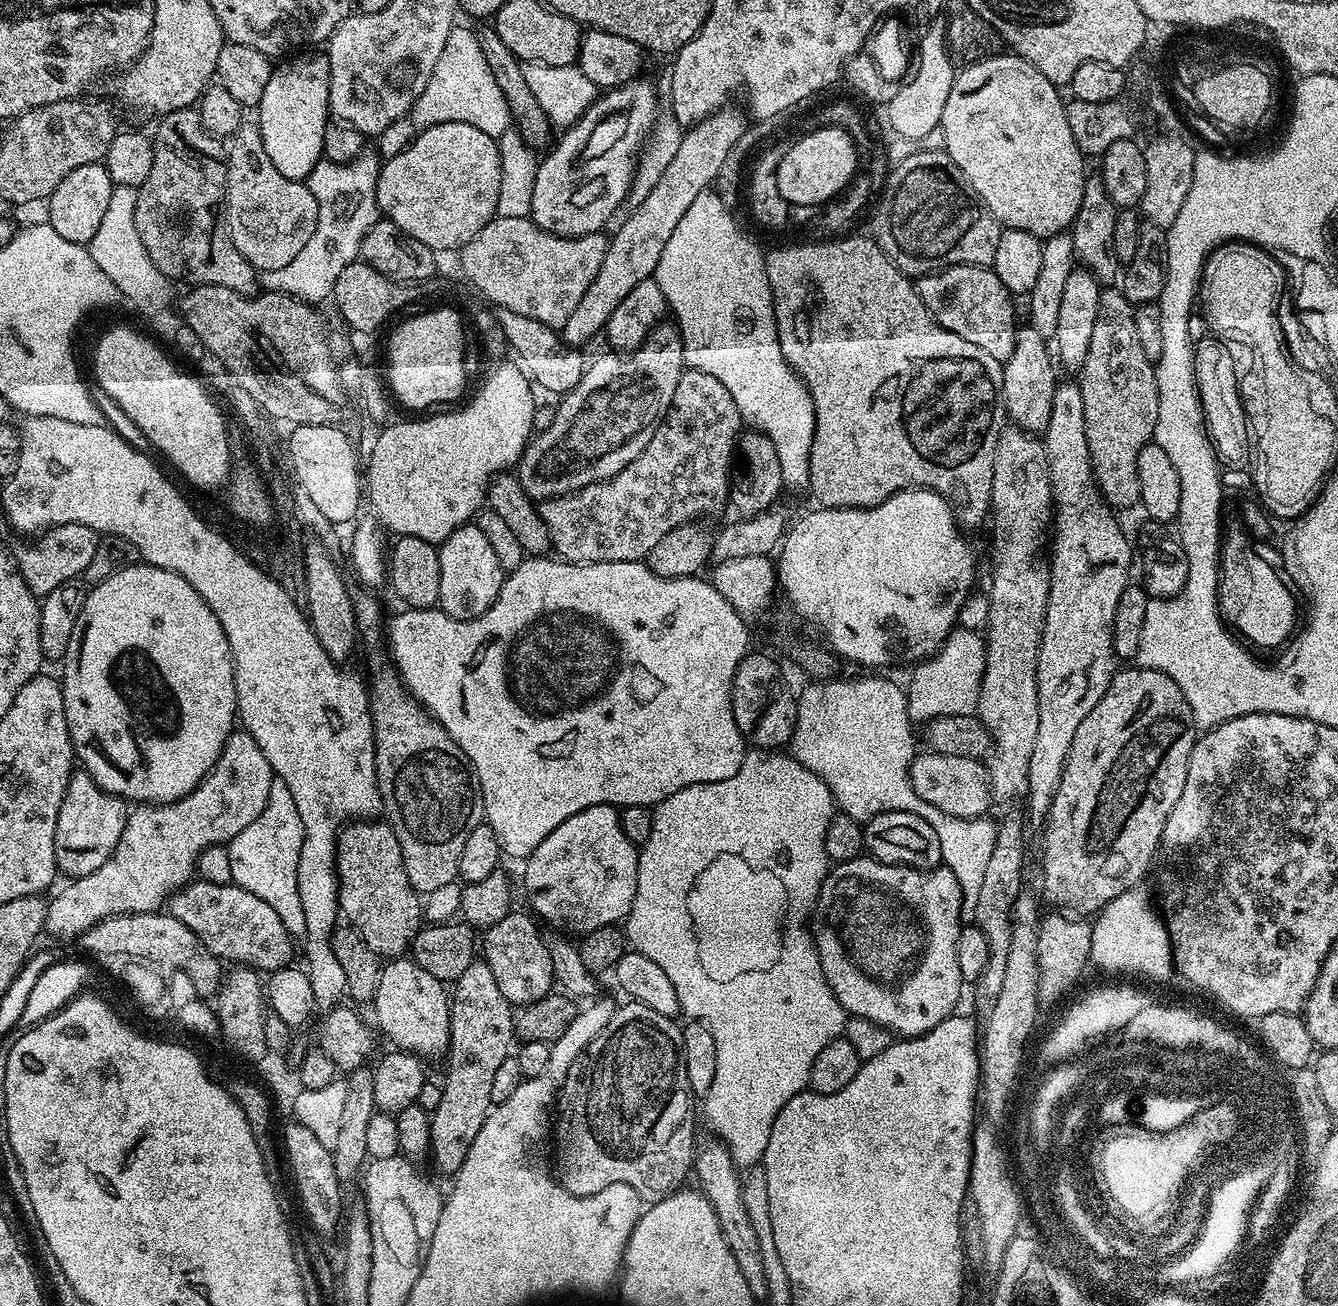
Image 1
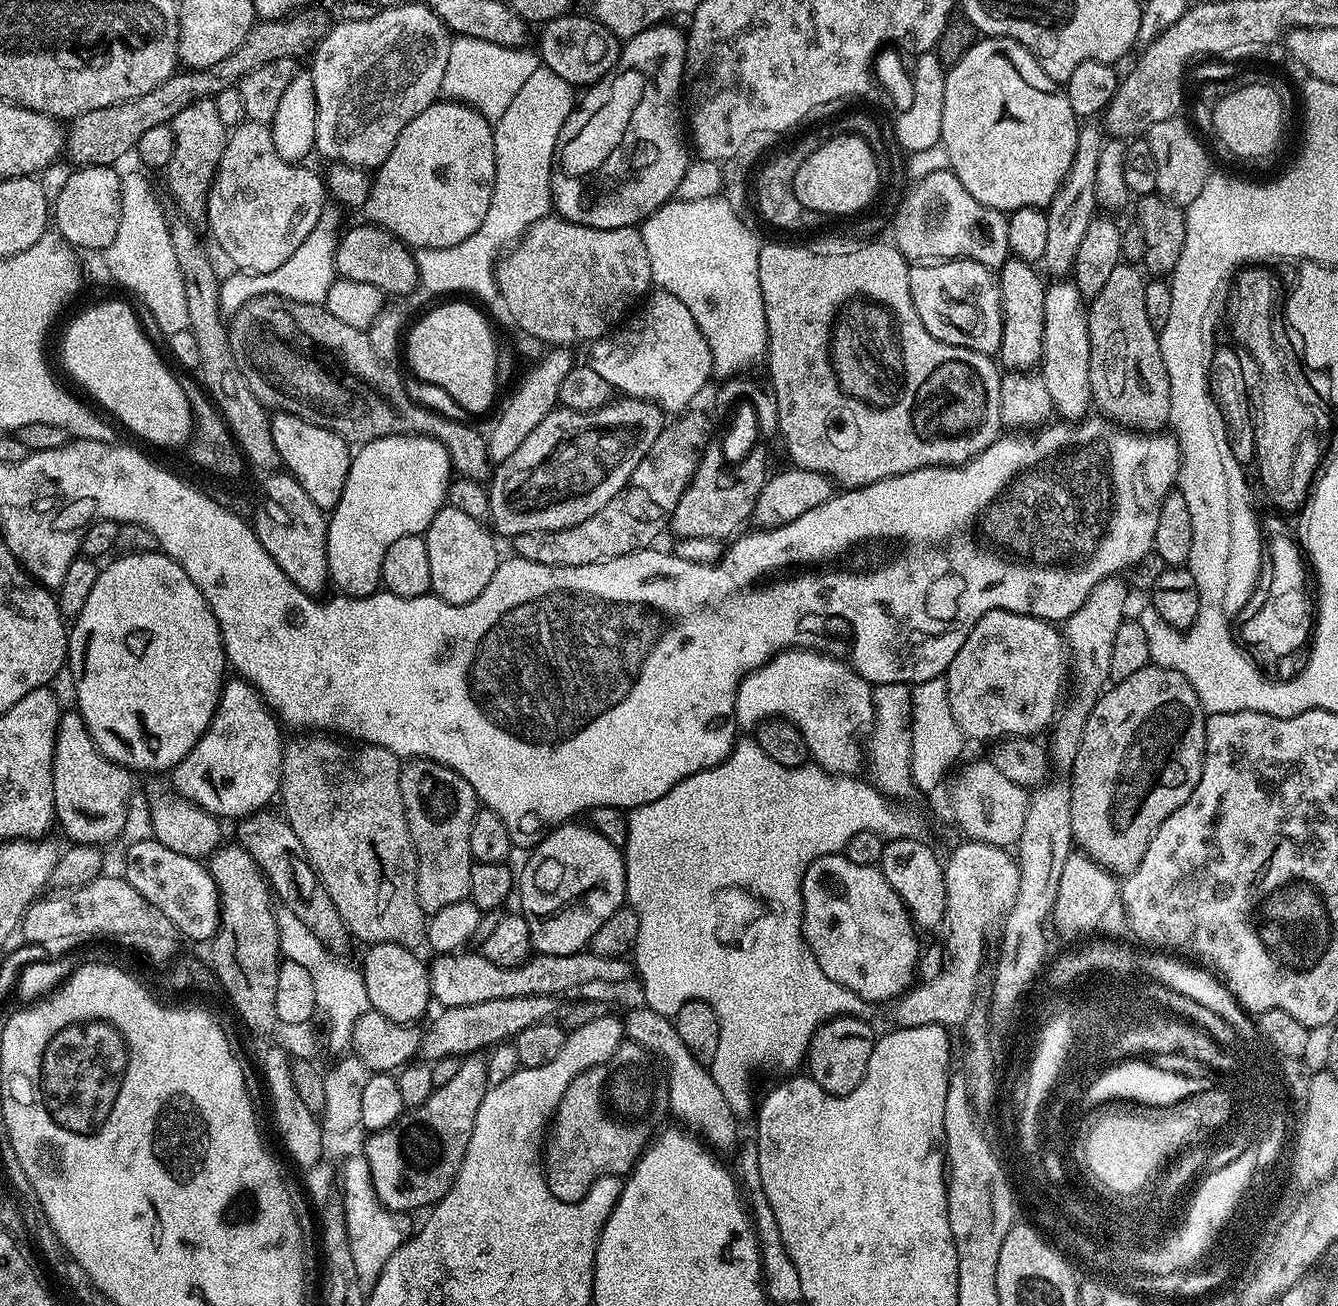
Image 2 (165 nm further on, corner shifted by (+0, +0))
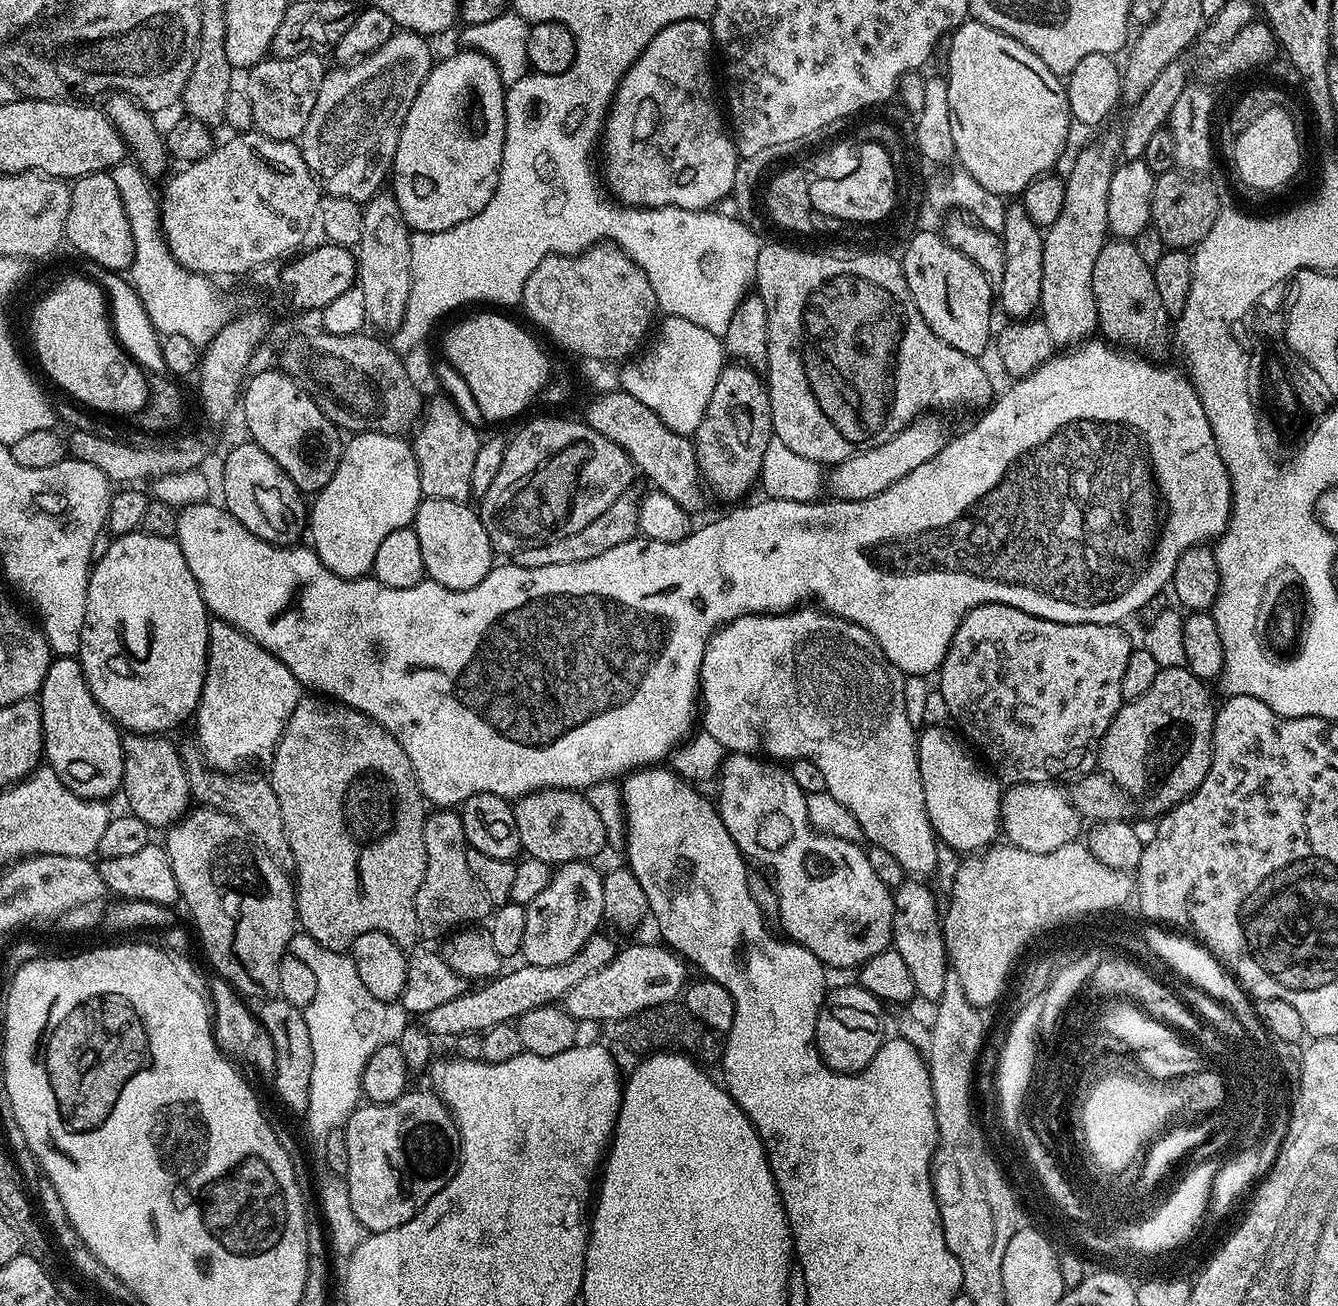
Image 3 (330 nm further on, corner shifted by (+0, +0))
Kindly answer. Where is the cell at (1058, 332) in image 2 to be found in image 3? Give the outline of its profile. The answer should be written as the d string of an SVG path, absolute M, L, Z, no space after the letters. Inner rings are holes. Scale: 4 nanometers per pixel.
M1104 132L1077 154L1064 180L1066 202L1062 202L1062 214L1058 214L1054 226L1044 232L1042 294L1038 312L1050 332L1053 345L1075 346L1097 331L1092 275L1094 262L1109 235L1106 194L1110 192L1110 178L1116 169L1119 152L1120 136Z

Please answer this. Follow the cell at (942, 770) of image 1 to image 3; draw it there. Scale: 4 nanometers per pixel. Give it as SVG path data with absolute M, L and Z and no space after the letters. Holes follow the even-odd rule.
M1055 783L1014 784L1003 789L1000 797L1000 826L1009 845L1031 853L1045 852L1080 835L1082 817L1068 801L1065 791Z

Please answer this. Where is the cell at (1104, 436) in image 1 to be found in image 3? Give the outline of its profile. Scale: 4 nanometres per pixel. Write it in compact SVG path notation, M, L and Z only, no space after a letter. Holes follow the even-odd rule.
M1109 239L1098 254L1094 262L1092 275L1092 289L1096 299L1096 322L1098 332L1107 343L1131 350L1145 357L1155 357L1155 352L1164 348L1164 343L1170 340L1170 317L1166 306L1162 306L1162 298L1158 295L1158 288L1154 286L1152 265L1142 262L1135 243L1130 240Z

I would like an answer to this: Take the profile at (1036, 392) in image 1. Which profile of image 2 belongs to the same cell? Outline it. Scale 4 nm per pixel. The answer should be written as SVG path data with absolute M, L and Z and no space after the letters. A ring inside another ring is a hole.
M1015 258L1008 259L998 269L1000 312L1004 315L998 360L1008 370L1032 370L1040 362L1042 330L1046 314L1046 294L1044 293L1046 280L1039 271L1036 273L1036 270L1033 265Z

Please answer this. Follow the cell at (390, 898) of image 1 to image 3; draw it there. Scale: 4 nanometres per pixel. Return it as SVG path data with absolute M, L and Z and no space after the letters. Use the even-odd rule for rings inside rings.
M316 694L301 695L298 706L294 706L294 714L290 714L290 722L282 730L282 738L278 742L276 752L270 761L272 776L270 783L274 794L278 794L278 806L282 806L282 822L286 826L288 845L292 851L294 871L294 887L296 890L296 914L299 927L314 942L326 946L335 952L348 952L352 943L367 932L384 932L398 947L411 950L417 947L421 939L418 918L416 917L416 895L418 886L422 886L422 878L426 874L426 842L424 841L424 817L426 801L420 793L420 784L412 769L410 758L406 758L406 750L398 746L396 739L377 722L347 704L332 698L321 698Z

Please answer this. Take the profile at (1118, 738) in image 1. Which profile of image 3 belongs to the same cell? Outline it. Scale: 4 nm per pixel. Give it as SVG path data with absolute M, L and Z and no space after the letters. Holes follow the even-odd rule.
M1164 666L1161 667L1160 673L1154 678L1154 684L1138 698L1121 703L1116 716L1110 722L1110 726L1104 732L1104 736L1100 739L1098 745L1098 768L1101 772L1107 772L1113 780L1116 781L1118 787L1124 792L1125 796L1136 800L1140 803L1140 808L1148 816L1159 818L1170 809L1181 804L1182 801L1193 796L1198 790L1198 786L1202 786L1202 782L1206 778L1206 774L1210 770L1210 762L1212 761L1212 731L1214 730L1214 718L1216 717L1216 708L1212 704L1212 696L1208 693L1209 685L1205 681L1199 680L1187 666Z

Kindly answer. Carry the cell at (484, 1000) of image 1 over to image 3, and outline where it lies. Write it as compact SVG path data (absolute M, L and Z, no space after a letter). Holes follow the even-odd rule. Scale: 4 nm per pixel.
M409 1090L394 1098L394 1102L385 1104L365 1103L357 1107L343 1127L349 1158L346 1183L350 1210L354 1210L354 1218L358 1218L365 1233L394 1230L410 1222L416 1211L426 1206L426 1202L430 1202L430 1198L434 1198L434 1194L438 1194L438 1190L442 1190L456 1173L460 1154L460 1131L456 1128L456 1119L435 1091L427 1091Z

